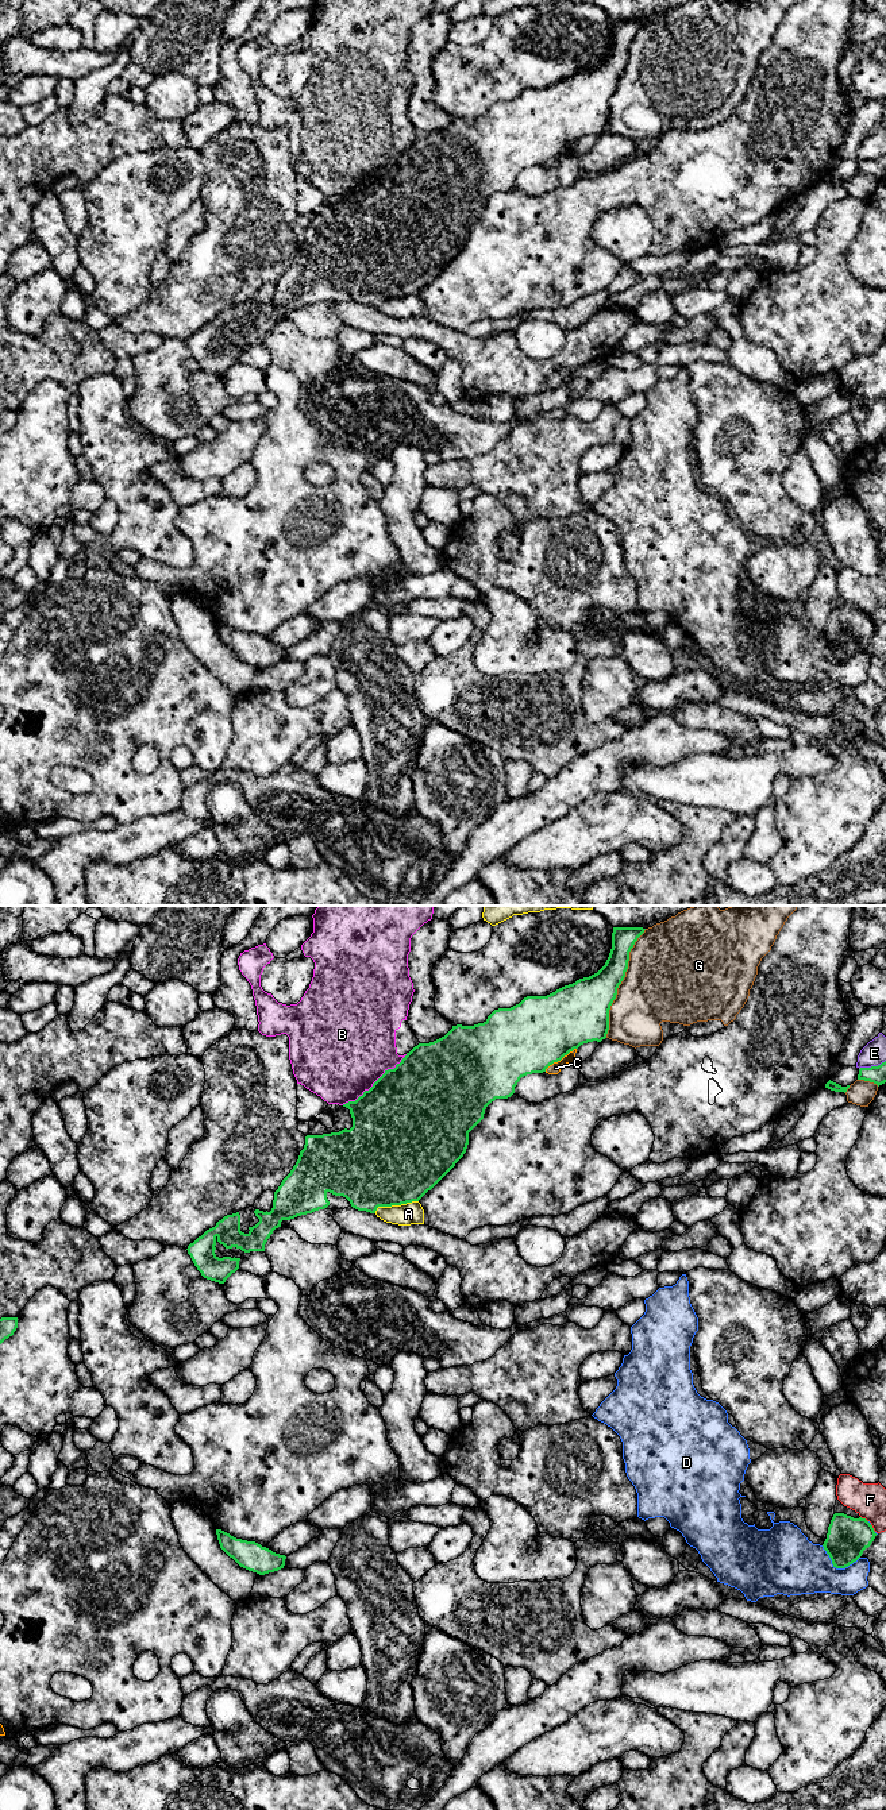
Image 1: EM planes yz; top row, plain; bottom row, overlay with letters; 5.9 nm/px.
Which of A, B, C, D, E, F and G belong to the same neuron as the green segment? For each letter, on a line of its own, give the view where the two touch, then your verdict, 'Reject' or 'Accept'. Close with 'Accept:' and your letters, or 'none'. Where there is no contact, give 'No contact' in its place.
A: Touches green in yz. Reject
B: Touches green in yz. Reject
C: Touches green in yz. Reject
D: Touches green in yz. Reject
E: Touches green in yz. Reject
F: Touches green in yz. Reject
G: Touches green in yz. Reject
Accept: none

